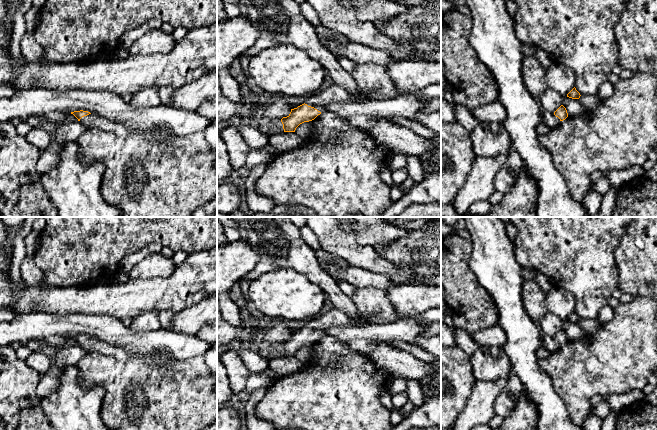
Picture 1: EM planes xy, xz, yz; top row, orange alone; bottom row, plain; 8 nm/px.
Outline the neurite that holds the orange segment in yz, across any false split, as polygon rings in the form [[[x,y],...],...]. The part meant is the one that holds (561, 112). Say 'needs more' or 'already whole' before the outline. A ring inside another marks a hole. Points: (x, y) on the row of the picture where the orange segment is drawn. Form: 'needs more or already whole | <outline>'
needs more | [[[561,105],[554,113],[545,111],[541,120],[551,129],[556,128],[568,117],[566,108]]]

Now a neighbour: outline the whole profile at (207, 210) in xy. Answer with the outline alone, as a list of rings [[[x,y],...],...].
[[[217,197],[197,208],[192,217],[211,217],[217,209]]]

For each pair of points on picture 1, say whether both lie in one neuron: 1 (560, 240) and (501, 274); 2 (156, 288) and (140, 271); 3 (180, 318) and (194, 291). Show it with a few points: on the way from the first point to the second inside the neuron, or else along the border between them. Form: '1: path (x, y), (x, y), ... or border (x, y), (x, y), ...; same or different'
1: border (512, 244), (515, 260), (522, 267); different
2: border (170, 274), (164, 277), (130, 279); different
3: border (206, 297), (174, 313); different

